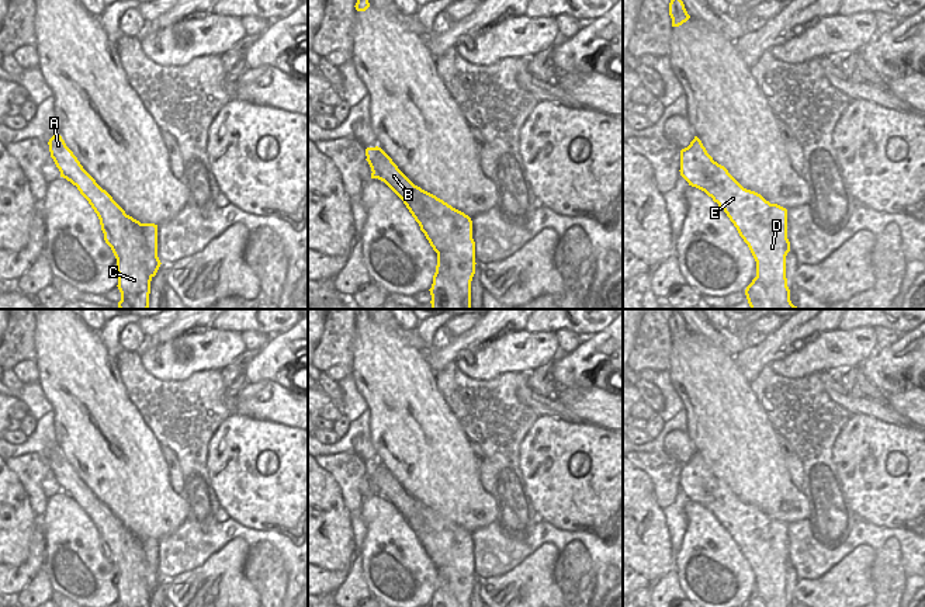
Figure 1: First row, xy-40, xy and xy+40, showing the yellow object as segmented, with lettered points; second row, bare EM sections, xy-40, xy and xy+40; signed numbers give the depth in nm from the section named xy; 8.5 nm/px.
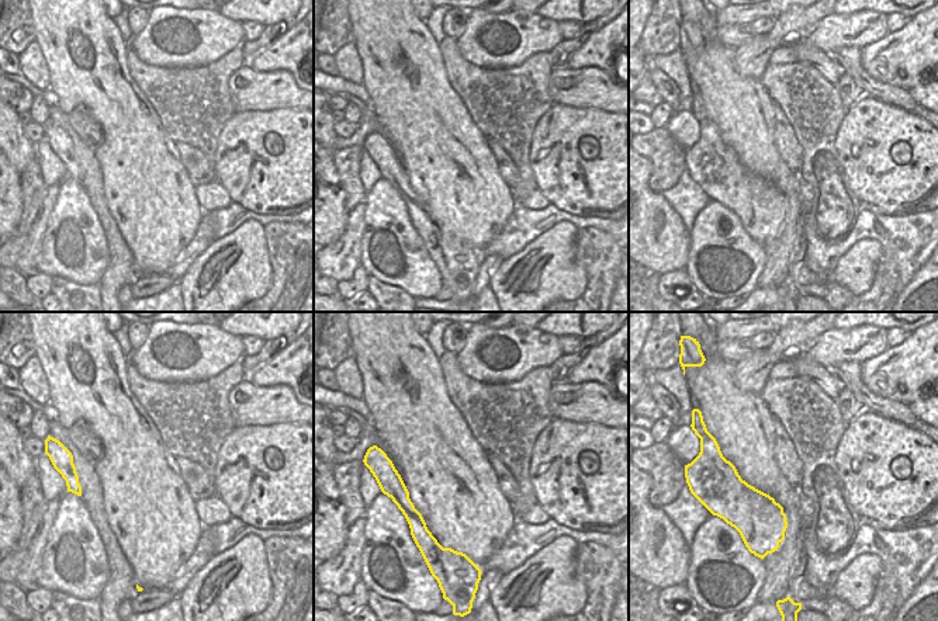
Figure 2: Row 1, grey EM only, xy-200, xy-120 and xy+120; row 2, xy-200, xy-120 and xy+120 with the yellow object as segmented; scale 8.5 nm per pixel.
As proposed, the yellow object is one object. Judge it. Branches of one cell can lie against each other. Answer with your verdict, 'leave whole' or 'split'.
split

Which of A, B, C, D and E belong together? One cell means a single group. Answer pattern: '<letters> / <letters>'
A B C / D E

